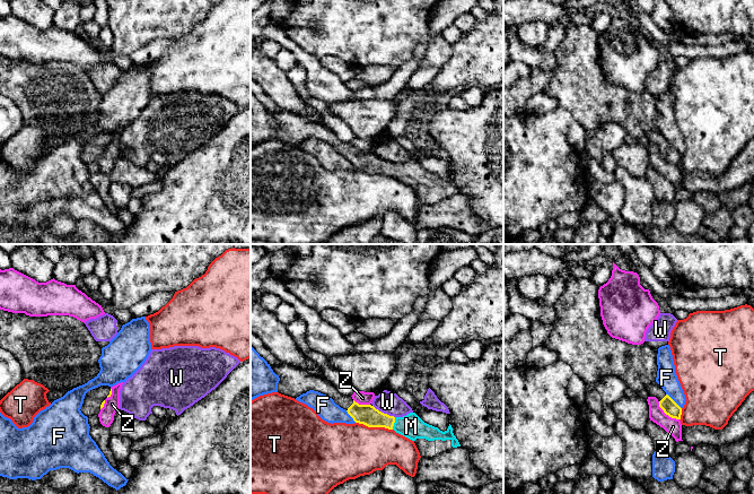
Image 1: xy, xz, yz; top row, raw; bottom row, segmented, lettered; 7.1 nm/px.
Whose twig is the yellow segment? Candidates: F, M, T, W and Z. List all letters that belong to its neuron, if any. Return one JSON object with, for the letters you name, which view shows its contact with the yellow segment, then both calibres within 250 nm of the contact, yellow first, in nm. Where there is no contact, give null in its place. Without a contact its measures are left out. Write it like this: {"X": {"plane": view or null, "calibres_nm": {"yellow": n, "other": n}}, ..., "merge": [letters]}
{"M": {"plane": "xz", "calibres_nm": {"yellow": 150, "other": 170}}, "merge": ["M"]}

